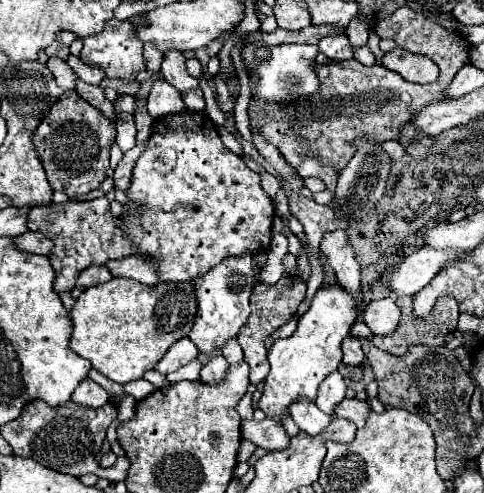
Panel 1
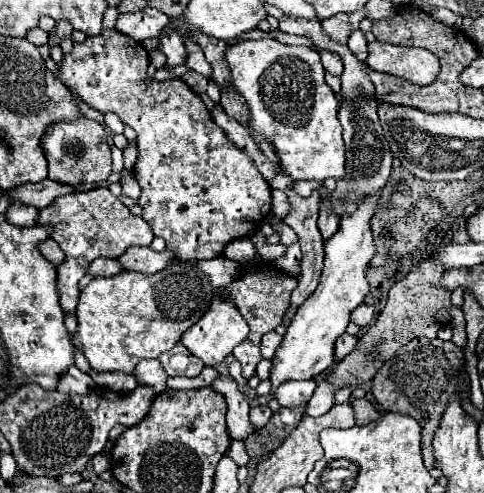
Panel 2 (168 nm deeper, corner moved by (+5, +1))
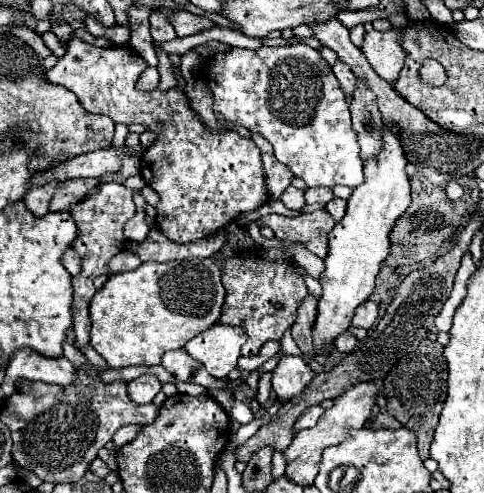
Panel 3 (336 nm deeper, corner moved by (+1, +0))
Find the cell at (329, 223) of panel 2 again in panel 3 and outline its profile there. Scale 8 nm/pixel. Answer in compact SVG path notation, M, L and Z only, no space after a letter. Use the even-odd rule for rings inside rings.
M332 198L328 204L326 204L326 210L330 212L330 216L340 222L344 212L346 212L346 200L340 200L340 198Z

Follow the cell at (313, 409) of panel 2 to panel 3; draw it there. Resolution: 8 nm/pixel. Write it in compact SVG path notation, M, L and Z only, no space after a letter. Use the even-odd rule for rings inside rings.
M310 406L310 408L298 418L298 422L294 424L294 430L298 432L298 430L304 430L304 428L312 428L312 426L316 426L318 418L320 418L324 412L326 412L326 410L324 410L322 406Z

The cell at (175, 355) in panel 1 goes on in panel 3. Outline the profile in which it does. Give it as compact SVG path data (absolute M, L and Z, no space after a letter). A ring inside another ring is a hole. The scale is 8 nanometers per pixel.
M144 374L132 382L128 382L128 394L130 400L136 404L148 404L154 400L154 396L162 390L162 382L152 376L152 374Z

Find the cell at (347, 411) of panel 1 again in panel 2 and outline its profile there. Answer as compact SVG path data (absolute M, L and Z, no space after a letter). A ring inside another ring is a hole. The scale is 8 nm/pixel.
M352 399L352 405L356 413L356 425L366 425L382 419L382 415L374 409L374 405L368 399Z

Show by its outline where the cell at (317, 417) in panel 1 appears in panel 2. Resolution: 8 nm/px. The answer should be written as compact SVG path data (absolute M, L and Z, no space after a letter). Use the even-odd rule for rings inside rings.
M308 379L308 381L284 381L274 391L274 399L282 407L298 407L298 405L308 403L308 399L312 397L314 389L316 389L314 379Z

